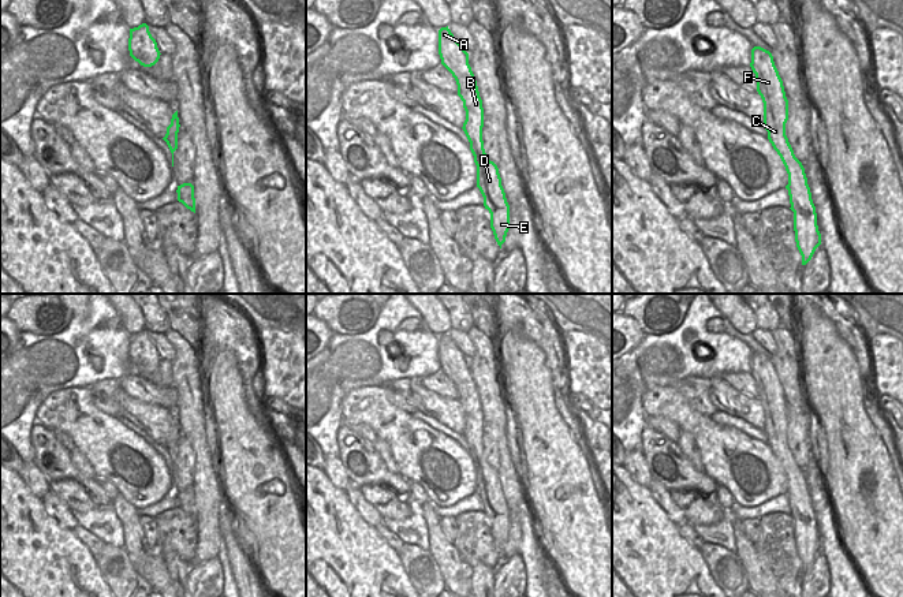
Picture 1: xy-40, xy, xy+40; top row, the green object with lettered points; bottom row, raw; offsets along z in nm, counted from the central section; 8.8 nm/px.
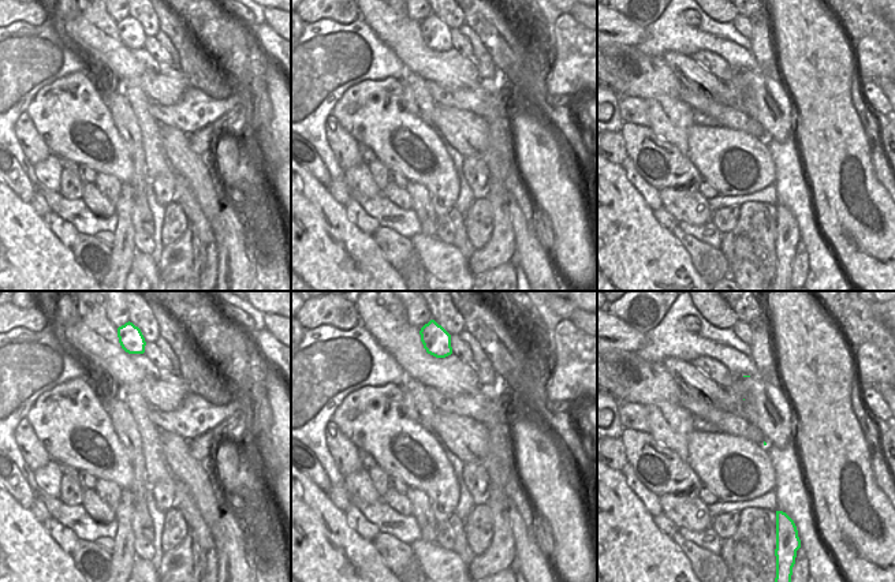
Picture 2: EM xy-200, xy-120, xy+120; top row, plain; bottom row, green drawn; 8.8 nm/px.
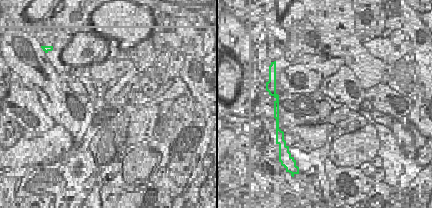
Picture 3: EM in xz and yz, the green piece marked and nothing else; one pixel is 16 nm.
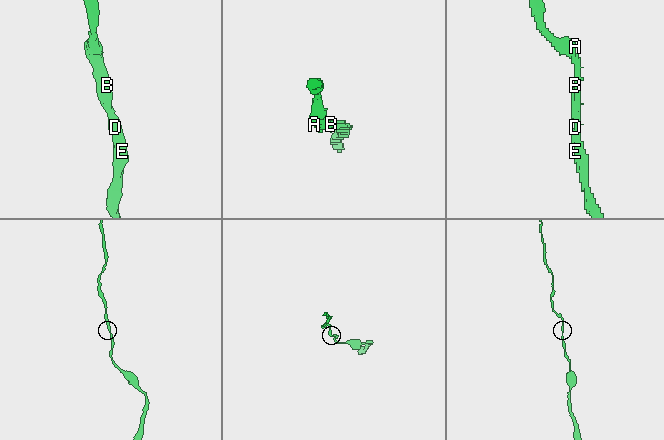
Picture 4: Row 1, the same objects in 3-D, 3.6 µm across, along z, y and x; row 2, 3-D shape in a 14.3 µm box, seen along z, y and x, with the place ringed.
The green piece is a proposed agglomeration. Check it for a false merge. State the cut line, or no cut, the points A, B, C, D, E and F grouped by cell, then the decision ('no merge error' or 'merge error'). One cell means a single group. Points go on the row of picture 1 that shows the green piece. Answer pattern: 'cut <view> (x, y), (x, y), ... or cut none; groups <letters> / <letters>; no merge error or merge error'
cut none; groups A B C D E F; no merge error

